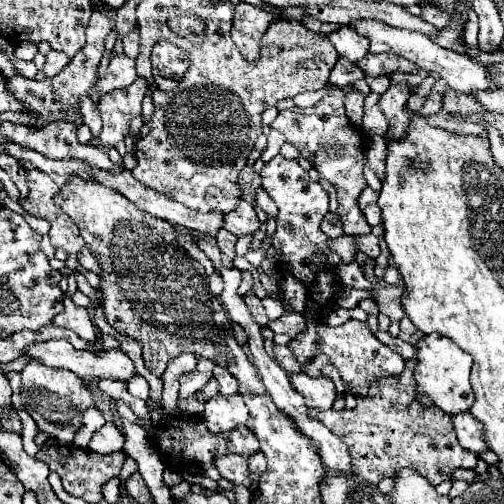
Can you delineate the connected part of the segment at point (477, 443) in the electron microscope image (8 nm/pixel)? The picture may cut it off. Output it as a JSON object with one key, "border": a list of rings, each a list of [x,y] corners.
{"border":[[[468,411],[454,415],[454,429],[458,433],[458,441],[462,447],[478,455],[486,451],[486,443],[482,441],[482,425],[474,417],[470,417]]]}

